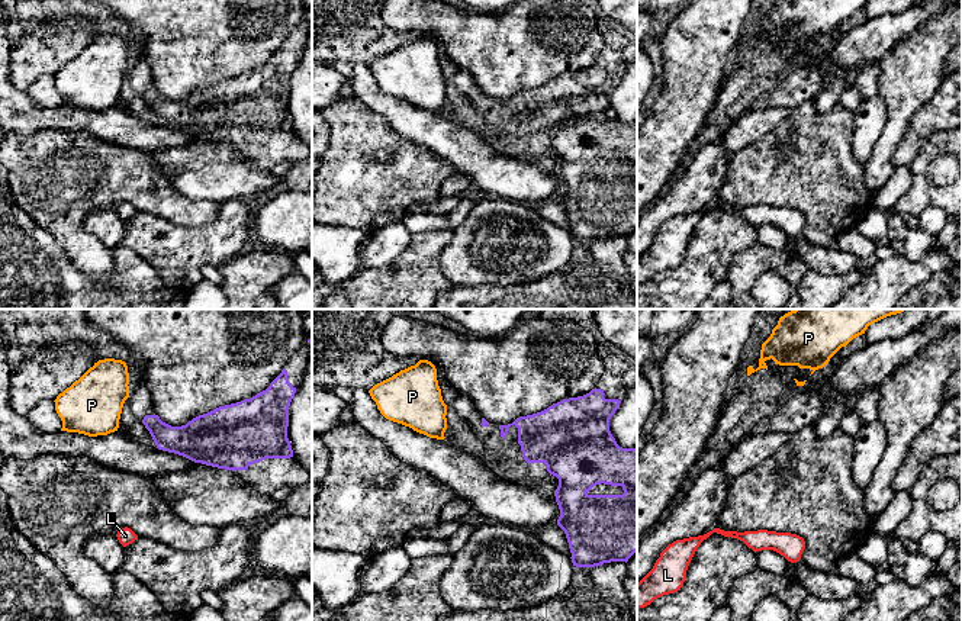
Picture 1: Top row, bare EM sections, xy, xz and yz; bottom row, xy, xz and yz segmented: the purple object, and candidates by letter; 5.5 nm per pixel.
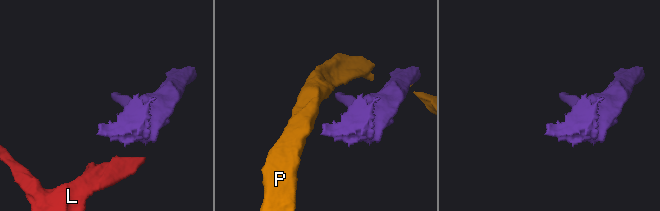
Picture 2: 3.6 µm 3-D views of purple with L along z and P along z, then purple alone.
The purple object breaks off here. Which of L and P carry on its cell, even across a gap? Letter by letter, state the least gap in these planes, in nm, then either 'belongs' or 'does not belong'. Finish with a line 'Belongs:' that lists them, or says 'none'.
L: 460 nm | belongs
P: 130 nm | does not belong
Belongs: L

